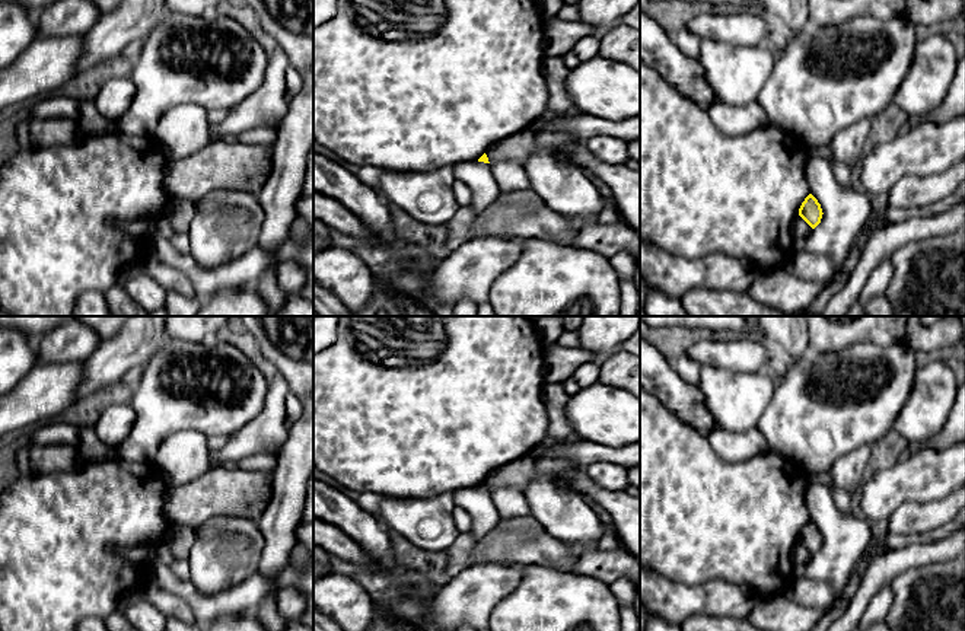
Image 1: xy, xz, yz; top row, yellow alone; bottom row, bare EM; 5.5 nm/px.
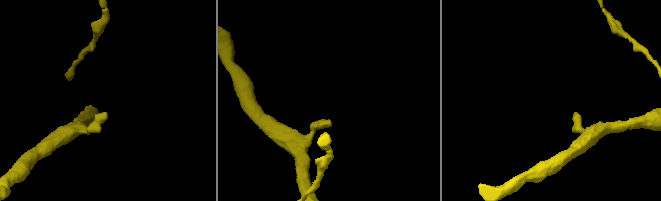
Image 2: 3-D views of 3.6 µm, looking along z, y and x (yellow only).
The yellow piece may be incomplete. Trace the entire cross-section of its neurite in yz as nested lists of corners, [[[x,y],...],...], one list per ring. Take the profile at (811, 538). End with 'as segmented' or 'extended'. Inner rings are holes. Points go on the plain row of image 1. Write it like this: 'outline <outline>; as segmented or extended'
outline [[[809,520],[799,535],[799,542],[812,554],[815,555],[822,545],[822,535],[818,526]]]; as segmented

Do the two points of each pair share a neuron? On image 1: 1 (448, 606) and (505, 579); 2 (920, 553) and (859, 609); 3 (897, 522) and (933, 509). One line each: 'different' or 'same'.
1: same
2: same
3: same

